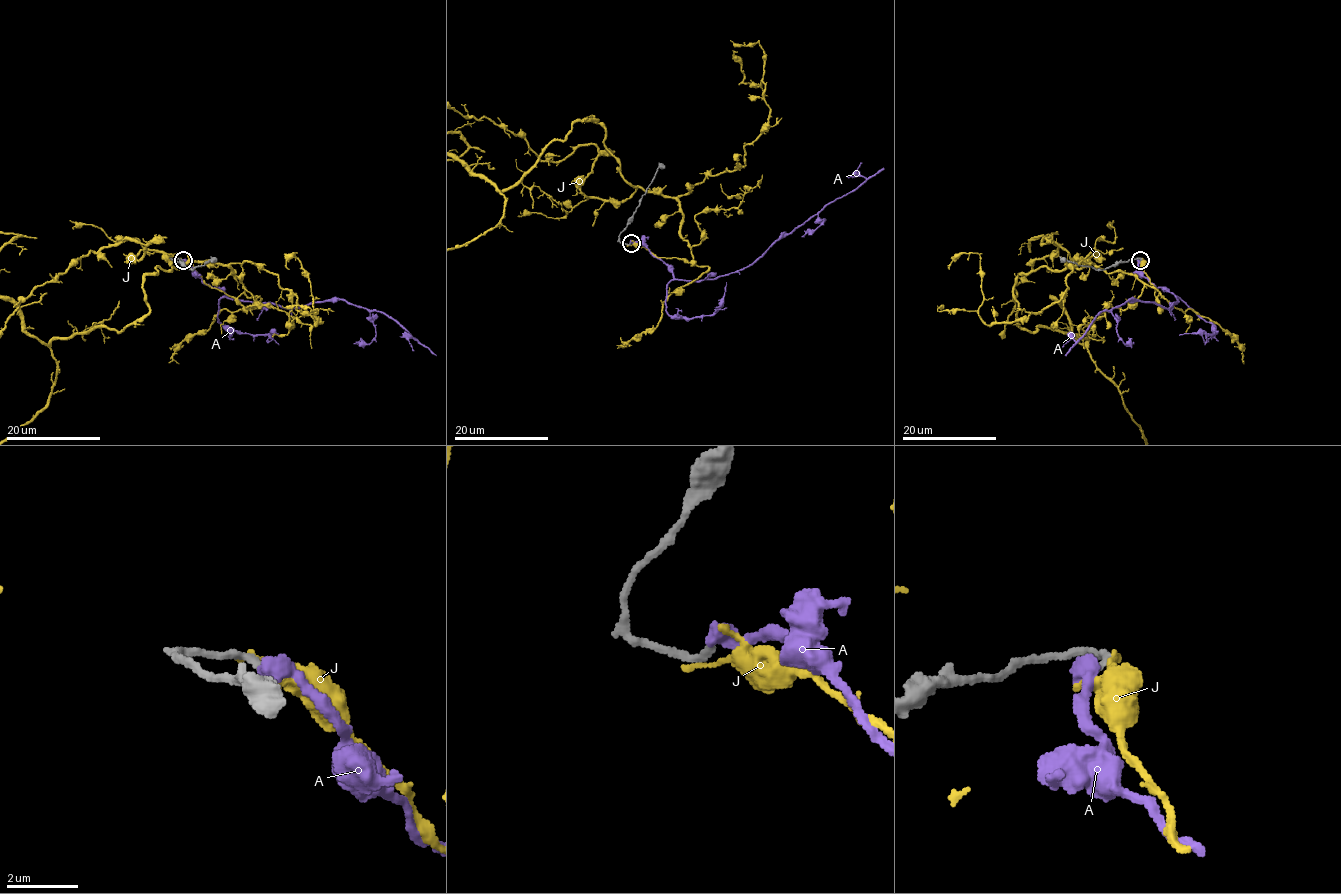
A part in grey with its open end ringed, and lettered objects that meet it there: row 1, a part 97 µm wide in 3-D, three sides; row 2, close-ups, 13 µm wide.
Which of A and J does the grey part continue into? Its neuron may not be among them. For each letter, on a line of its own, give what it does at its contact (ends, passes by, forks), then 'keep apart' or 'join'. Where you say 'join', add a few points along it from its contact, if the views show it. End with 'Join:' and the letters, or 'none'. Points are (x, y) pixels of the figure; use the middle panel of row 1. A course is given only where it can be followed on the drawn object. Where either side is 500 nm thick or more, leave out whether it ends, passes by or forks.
A: keep apart
J: it ends | keep apart
Join: none

